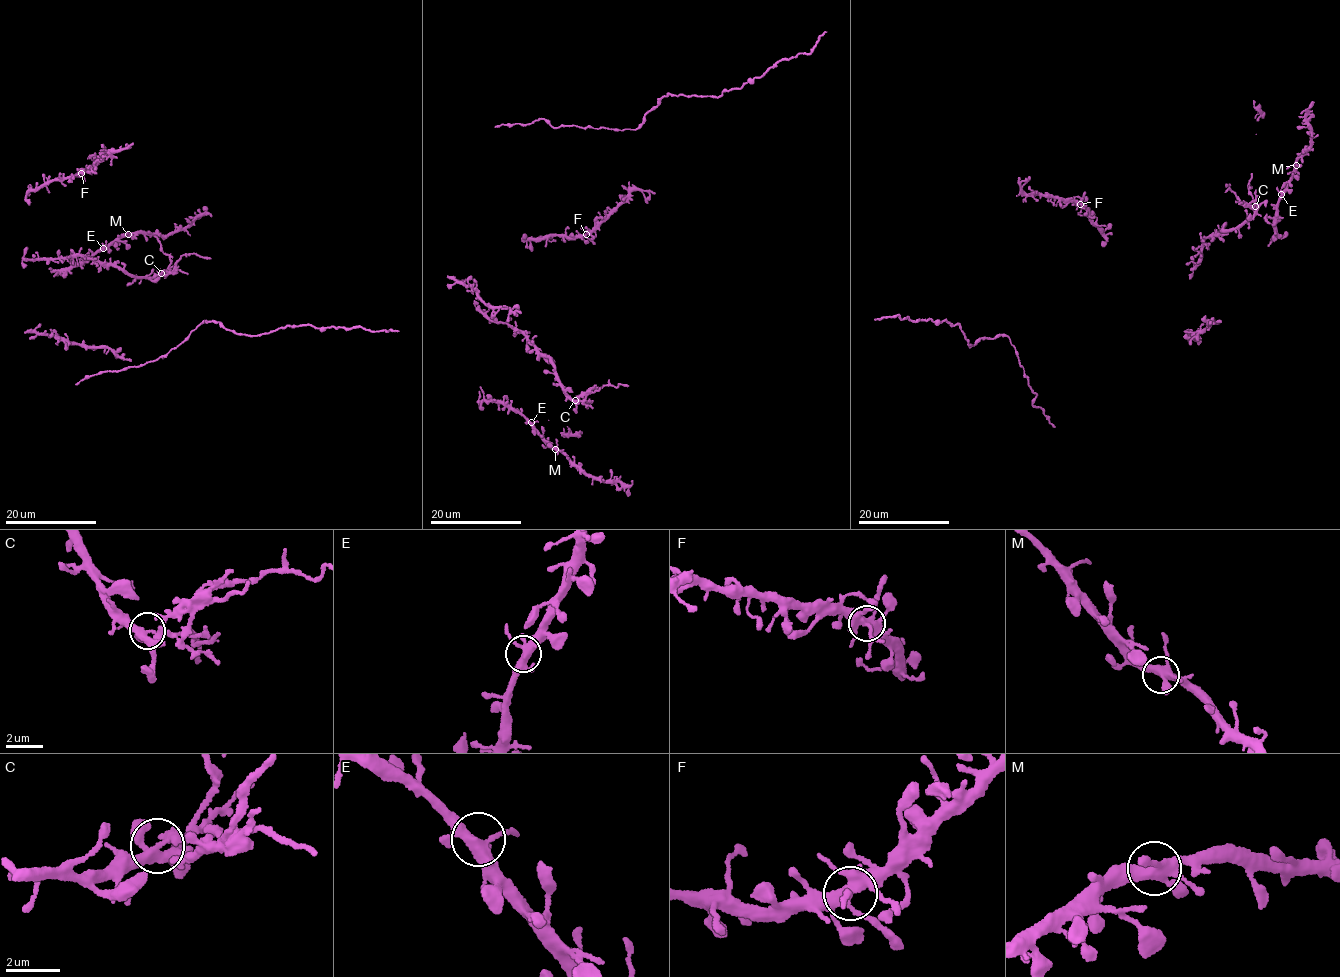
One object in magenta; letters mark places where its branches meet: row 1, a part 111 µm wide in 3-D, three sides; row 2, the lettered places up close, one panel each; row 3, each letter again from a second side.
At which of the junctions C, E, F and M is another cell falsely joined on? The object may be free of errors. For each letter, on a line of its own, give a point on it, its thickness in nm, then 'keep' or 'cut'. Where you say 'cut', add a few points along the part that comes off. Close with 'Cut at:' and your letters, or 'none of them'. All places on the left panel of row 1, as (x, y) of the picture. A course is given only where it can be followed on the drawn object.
C: (161, 273) | 380 nm | cut | (161, 272), (174, 270), (181, 256), (196, 253), (210, 258)
E: (103, 248) | 360 nm | keep
F: (81, 173) | 400 nm | keep
M: (128, 234) | 400 nm | keep
Cut at: C

